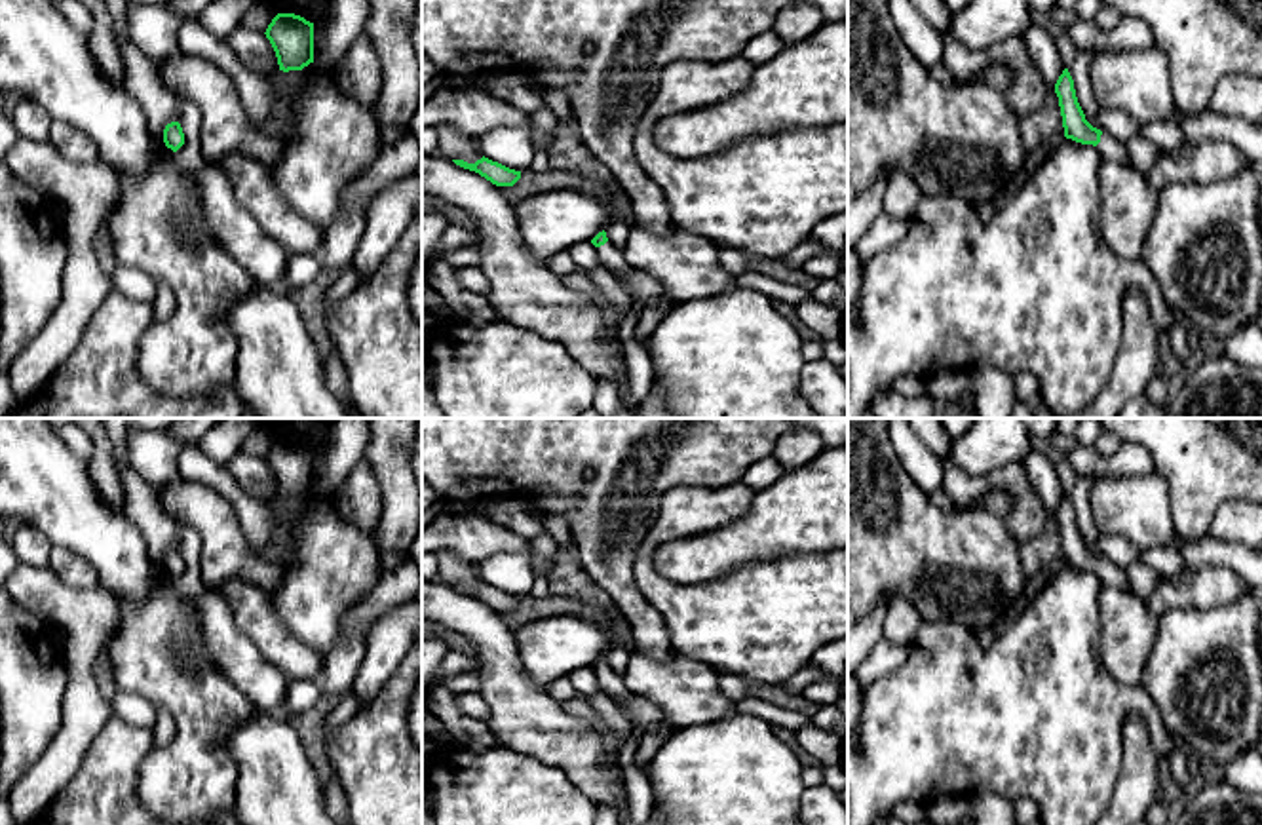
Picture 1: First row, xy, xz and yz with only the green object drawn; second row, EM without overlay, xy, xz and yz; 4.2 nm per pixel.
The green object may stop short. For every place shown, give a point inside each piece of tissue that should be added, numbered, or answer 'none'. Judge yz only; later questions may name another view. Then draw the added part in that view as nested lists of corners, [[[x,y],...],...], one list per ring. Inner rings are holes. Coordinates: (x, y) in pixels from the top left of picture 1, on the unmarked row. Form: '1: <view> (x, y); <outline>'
1: yz (1110, 576); [[[1108,559],[1100,561],[1100,568],[1097,570],[1097,576],[1099,576],[1102,587],[1116,587],[1121,591],[1129,591],[1125,568],[1112,565]]]

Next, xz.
1: xz (611, 685); [[[610,667],[597,673],[601,692],[610,696],[614,701],[625,701],[635,690],[627,688]]]

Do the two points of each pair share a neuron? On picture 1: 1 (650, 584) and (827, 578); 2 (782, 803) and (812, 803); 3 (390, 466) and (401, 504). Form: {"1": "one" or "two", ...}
{"1": "one", "2": "two", "3": "one"}

